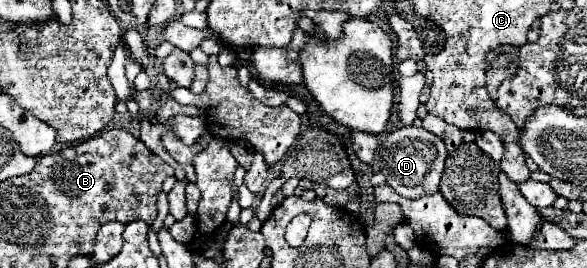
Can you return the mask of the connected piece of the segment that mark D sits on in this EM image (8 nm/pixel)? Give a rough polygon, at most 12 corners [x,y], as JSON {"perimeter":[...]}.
{"perimeter":[[418,126],[380,136],[378,166],[398,194],[440,188],[444,142]]}

